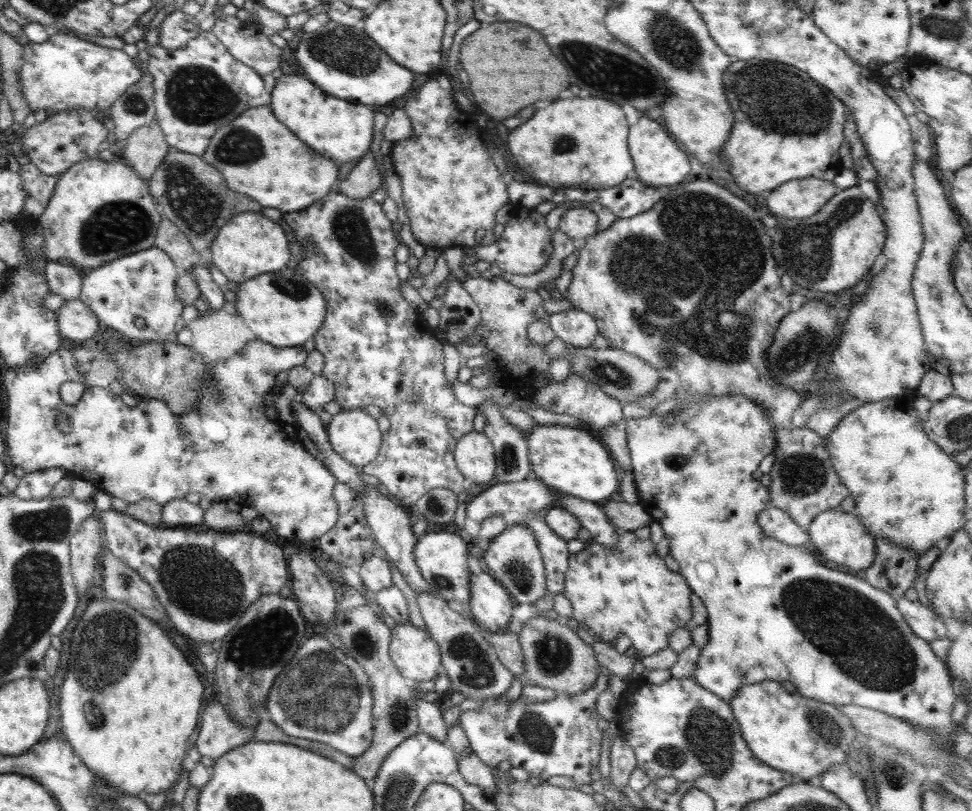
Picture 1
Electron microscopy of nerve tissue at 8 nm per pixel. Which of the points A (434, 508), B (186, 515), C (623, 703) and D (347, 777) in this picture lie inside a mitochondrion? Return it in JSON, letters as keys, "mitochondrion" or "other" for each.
{"A":"mitochondrion","B":"other","C":"other","D":"other"}

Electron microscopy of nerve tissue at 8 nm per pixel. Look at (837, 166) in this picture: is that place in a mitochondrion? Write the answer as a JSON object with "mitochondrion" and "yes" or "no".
{"mitochondrion":"no"}

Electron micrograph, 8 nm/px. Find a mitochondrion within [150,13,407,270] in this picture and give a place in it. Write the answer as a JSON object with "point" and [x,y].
{"point":[195,94]}

